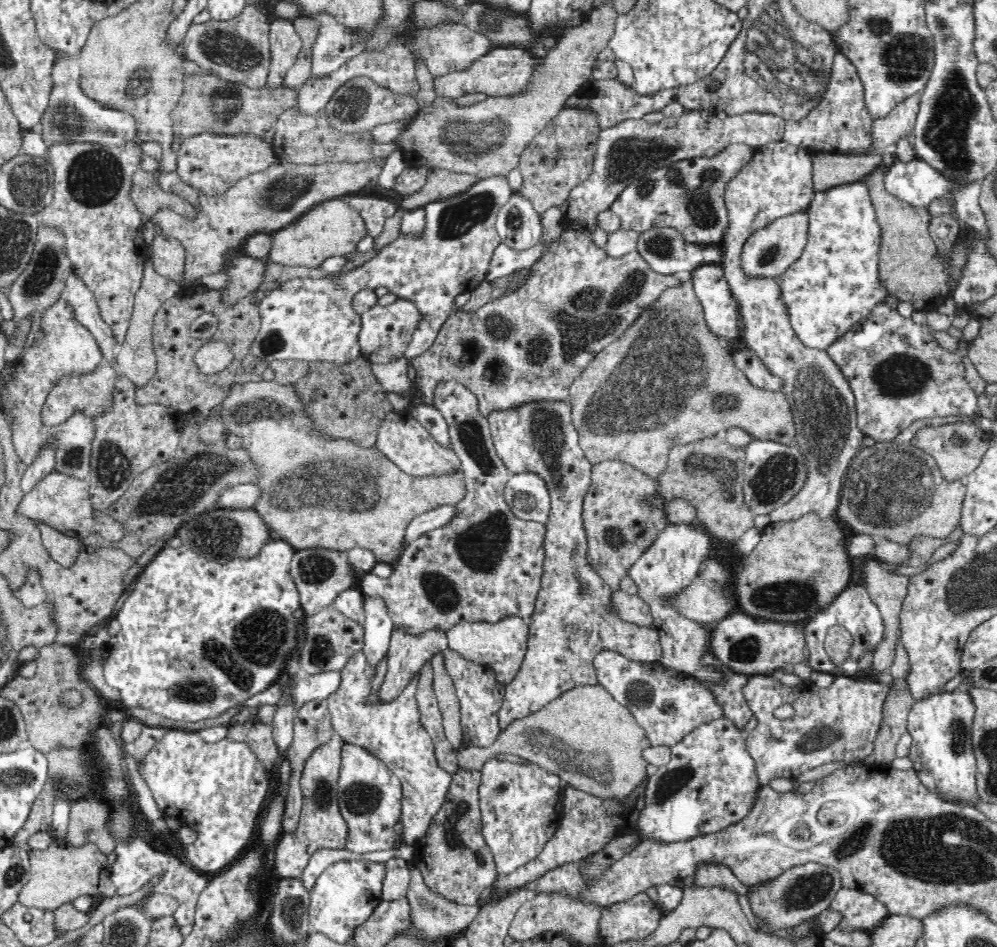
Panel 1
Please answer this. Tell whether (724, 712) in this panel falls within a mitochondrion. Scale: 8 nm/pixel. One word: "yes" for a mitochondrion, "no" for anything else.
no

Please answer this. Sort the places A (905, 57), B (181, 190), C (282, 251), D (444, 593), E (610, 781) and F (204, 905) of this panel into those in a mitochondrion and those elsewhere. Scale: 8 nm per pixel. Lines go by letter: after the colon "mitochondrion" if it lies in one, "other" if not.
A: mitochondrion
B: other
C: other
D: mitochondrion
E: mitochondrion
F: other

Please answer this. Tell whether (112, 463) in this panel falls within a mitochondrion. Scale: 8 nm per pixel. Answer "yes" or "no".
yes

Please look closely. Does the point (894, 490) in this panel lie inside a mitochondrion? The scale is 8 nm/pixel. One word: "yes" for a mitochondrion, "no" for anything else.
yes

